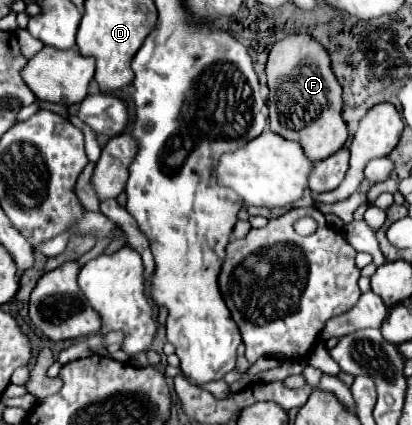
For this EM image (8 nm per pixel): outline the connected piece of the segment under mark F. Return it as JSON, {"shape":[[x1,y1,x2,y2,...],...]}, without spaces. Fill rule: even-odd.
{"shape":[[289,35,283,41,275,43,269,53,267,63,267,85,269,85,269,125,275,133,281,137,287,137,289,141,297,141,305,155,315,163,319,159,325,159,333,153,337,153,345,141,347,141,347,125,341,117,343,101,341,101,341,87,335,81,335,75,329,67,327,51,309,35]]}

